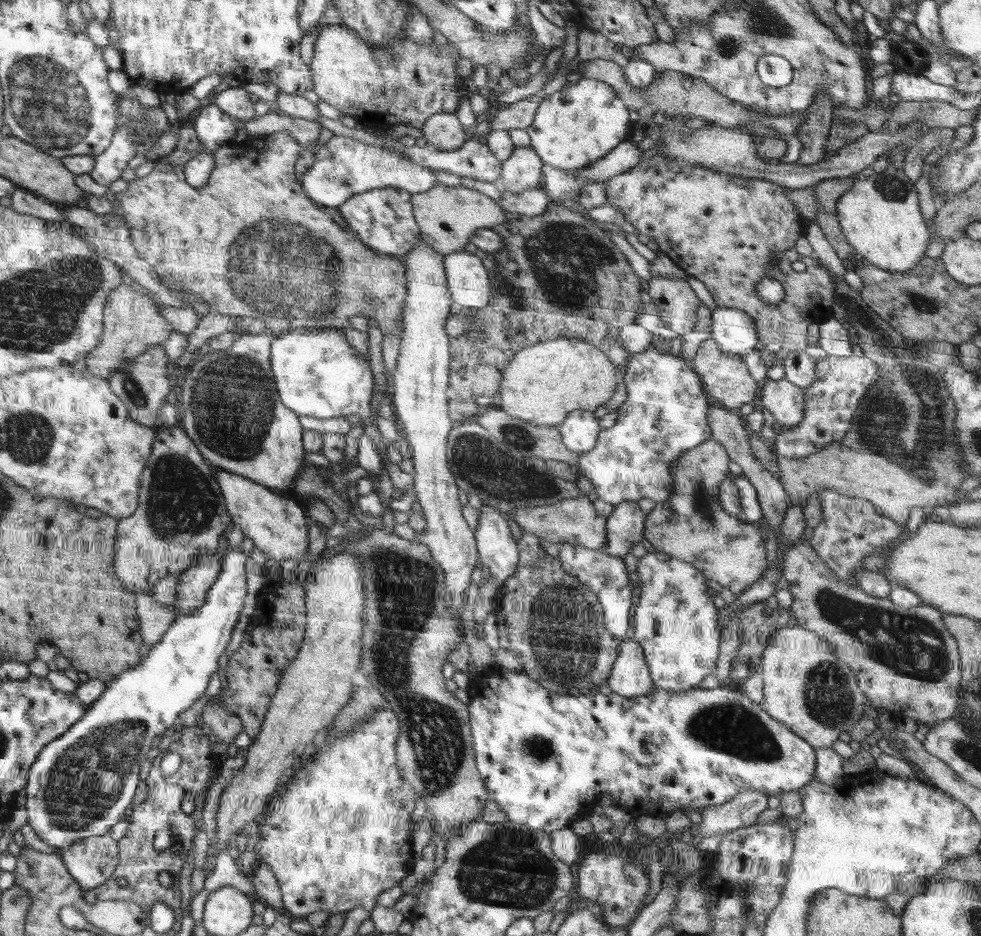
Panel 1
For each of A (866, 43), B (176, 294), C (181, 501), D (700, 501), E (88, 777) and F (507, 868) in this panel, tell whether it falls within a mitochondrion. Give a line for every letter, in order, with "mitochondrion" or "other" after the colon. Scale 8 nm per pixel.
A: other
B: other
C: mitochondrion
D: mitochondrion
E: mitochondrion
F: mitochondrion

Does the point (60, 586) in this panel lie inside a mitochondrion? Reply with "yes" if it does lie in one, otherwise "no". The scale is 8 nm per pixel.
no

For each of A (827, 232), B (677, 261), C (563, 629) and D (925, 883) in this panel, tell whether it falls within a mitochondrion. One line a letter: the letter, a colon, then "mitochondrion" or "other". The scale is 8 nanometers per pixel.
A: other
B: other
C: mitochondrion
D: other

